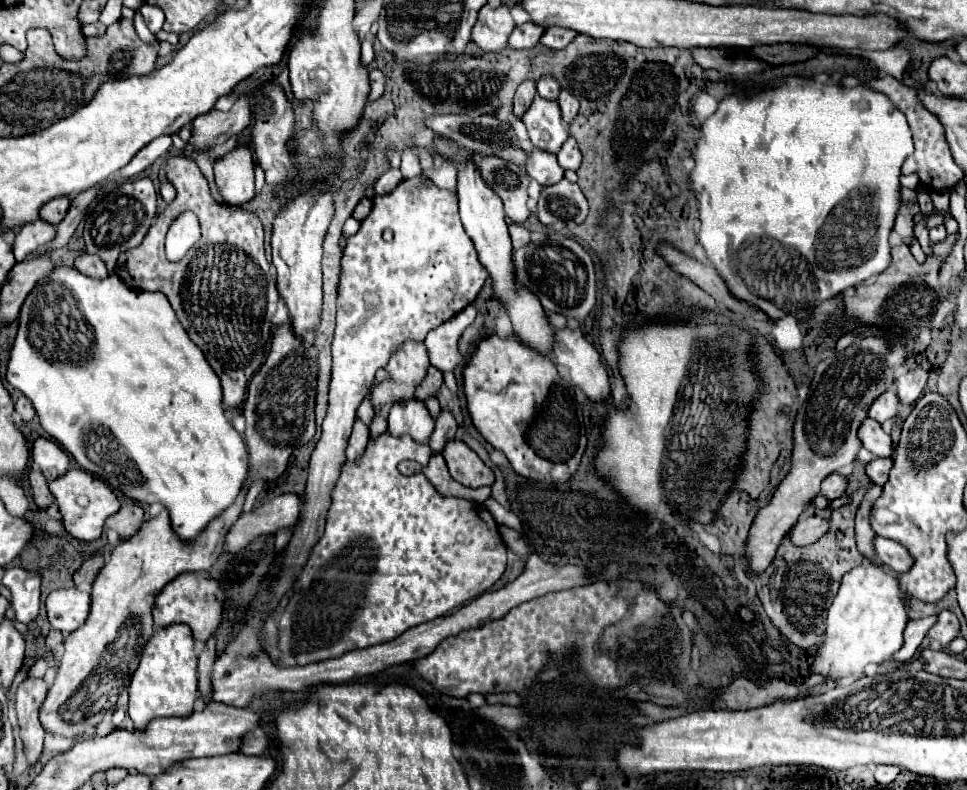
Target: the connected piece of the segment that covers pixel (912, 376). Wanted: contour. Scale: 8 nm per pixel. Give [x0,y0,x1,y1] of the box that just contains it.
[894,368,928,406]

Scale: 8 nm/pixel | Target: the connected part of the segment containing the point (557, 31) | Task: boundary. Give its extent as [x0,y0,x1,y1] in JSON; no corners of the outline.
[540,28,578,50]

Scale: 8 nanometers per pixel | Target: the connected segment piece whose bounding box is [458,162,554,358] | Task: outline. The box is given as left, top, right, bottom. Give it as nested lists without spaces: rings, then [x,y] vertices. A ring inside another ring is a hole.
[[[472,162],[464,170],[458,172],[458,200],[460,200],[460,218],[462,218],[464,230],[472,238],[478,258],[490,274],[494,296],[508,312],[514,334],[522,342],[526,342],[526,346],[552,358],[550,356],[550,336],[554,336],[554,326],[550,324],[548,312],[542,308],[542,304],[538,304],[538,296],[534,296],[532,292],[526,292],[526,288],[520,288],[518,280],[514,280],[514,260],[512,260],[514,248],[512,248],[508,226],[504,220],[506,216],[502,210],[502,200],[484,184],[480,172],[476,170]]]

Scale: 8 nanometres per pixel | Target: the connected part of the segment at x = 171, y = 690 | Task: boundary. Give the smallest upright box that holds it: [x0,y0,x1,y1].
[128,624,198,728]

